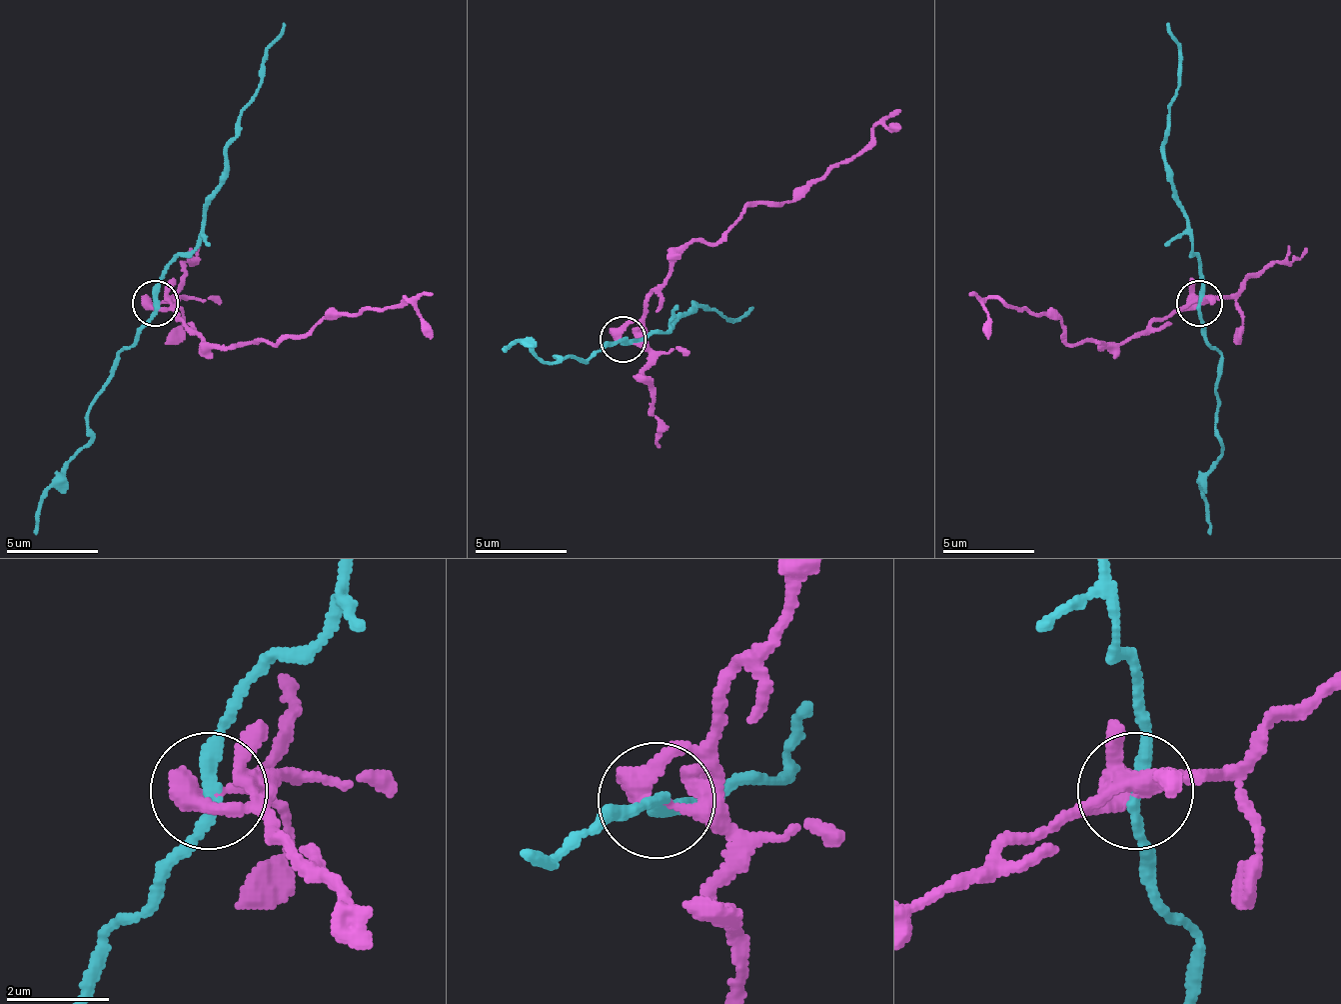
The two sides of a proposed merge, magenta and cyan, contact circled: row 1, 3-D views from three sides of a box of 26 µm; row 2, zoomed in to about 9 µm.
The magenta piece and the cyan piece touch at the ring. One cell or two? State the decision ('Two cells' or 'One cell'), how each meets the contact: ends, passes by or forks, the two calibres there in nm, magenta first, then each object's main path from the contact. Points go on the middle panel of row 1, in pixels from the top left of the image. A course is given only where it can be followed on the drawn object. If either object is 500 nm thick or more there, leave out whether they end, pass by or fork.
Two cells. Thickness 500 nm (magenta) against 240 nm. Course of magenta: (622, 338), (676, 256), (690, 242), (713, 242), (745, 210), (800, 196), (860, 150), (874, 127), (897, 127). Course of cyan: (622, 338), (627, 343), (664, 334), (690, 306), (704, 306), (727, 320), (754, 306)

